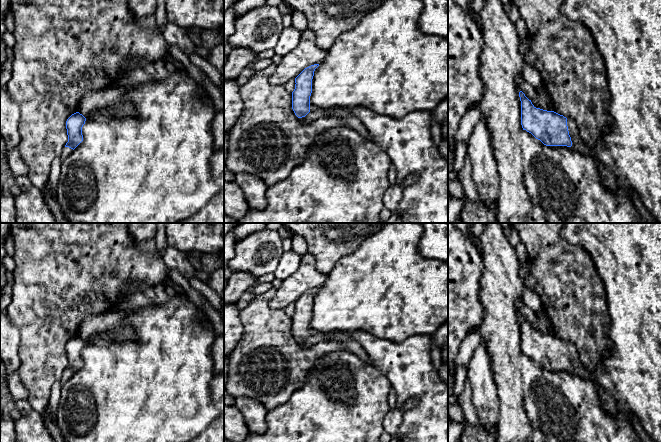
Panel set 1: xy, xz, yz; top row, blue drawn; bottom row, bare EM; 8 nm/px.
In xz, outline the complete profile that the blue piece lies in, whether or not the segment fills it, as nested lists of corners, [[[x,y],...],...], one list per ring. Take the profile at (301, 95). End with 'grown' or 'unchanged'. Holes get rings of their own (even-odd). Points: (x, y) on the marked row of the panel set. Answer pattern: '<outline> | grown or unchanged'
[[[314,64],[305,68],[295,78],[295,89],[292,92],[292,109],[295,115],[304,124],[310,124],[313,121],[323,117],[339,118],[345,122],[347,127],[354,129],[364,138],[371,140],[367,129],[360,119],[350,114],[347,110],[341,108],[330,114],[326,112],[325,109],[310,105],[312,79],[314,76],[314,71],[318,66],[319,64]]] | grown

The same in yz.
[[[522,91],[519,92],[519,97],[523,130],[546,146],[567,146],[582,155],[592,155],[592,149],[582,141],[573,119],[554,111],[536,108]]] | grown

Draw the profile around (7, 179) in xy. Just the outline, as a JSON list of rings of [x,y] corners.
[[[2,138],[0,139],[0,185],[3,191],[9,191],[14,197],[20,192],[16,176],[8,164],[6,144]]]

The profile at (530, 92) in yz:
[[[524,78],[519,84],[521,91],[529,100],[533,100],[536,97],[536,89],[529,84]]]

